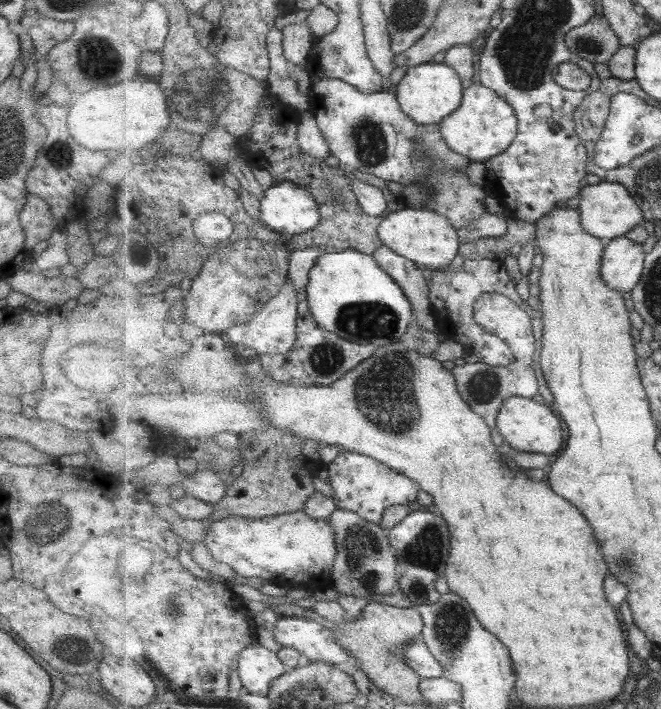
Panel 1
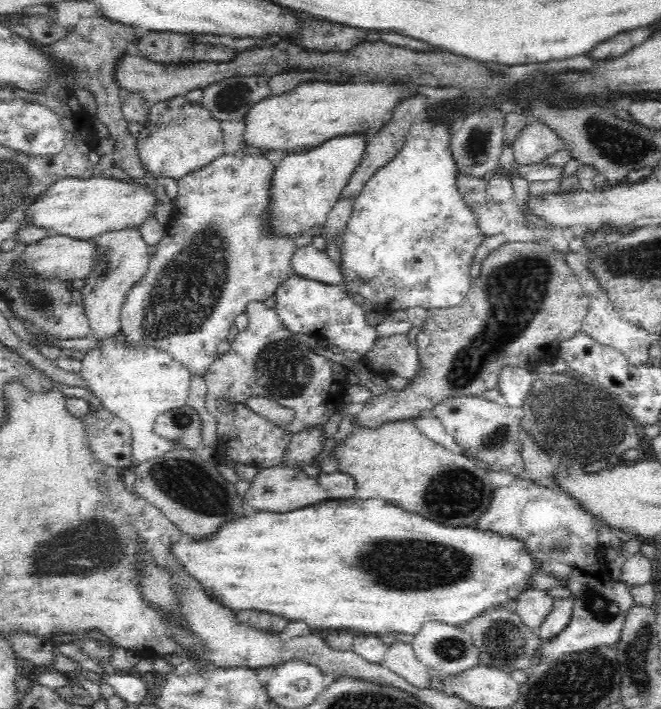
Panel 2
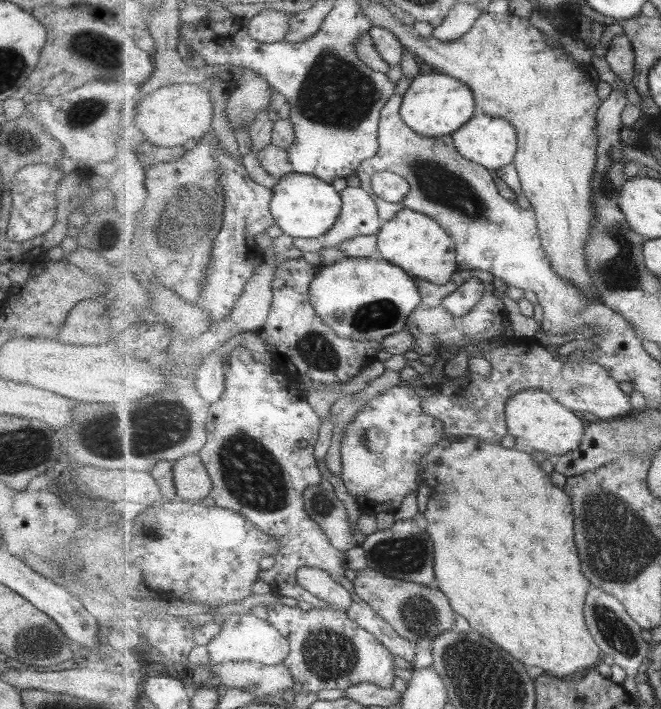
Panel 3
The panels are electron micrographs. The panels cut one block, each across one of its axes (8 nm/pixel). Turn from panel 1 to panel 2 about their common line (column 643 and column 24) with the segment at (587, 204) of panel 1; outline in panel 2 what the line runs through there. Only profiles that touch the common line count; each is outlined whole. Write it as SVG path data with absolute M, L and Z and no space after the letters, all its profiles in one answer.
M108 175L92 176L86 179L66 177L56 180L54 184L50 185L50 188L46 188L46 192L39 193L27 205L22 218L23 222L30 222L35 227L42 228L51 234L69 236L76 240L92 240L94 236L98 236L102 232L123 228L124 225L140 228L150 215L154 215L156 202L155 193L147 185L118 180Z

